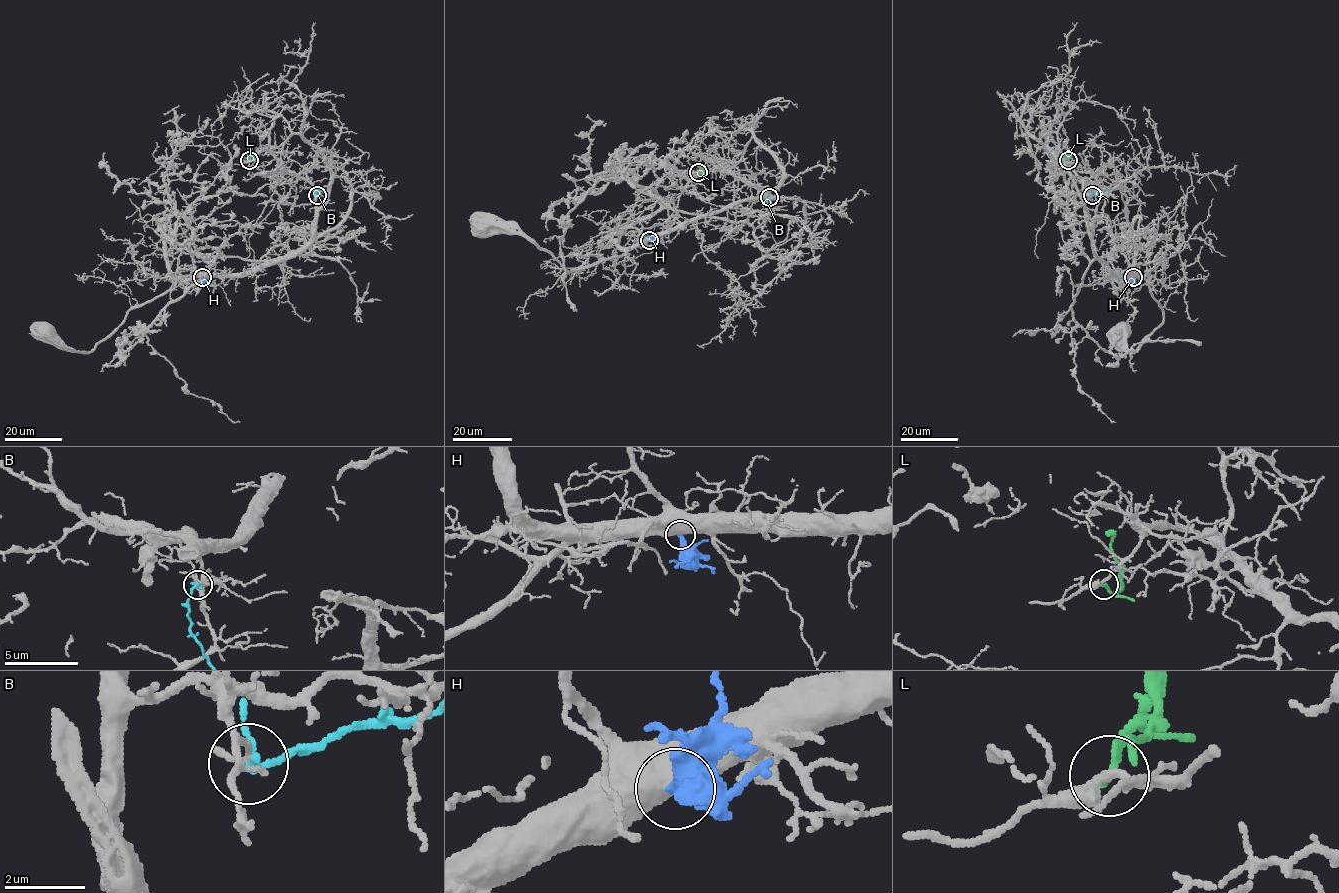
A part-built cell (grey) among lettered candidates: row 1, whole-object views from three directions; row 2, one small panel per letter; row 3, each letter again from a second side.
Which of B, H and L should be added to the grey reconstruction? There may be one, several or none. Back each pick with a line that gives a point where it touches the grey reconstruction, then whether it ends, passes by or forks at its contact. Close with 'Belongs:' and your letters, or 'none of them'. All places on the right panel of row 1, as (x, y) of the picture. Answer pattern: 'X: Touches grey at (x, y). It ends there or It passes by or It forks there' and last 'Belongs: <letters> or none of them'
Belongs: none of them

